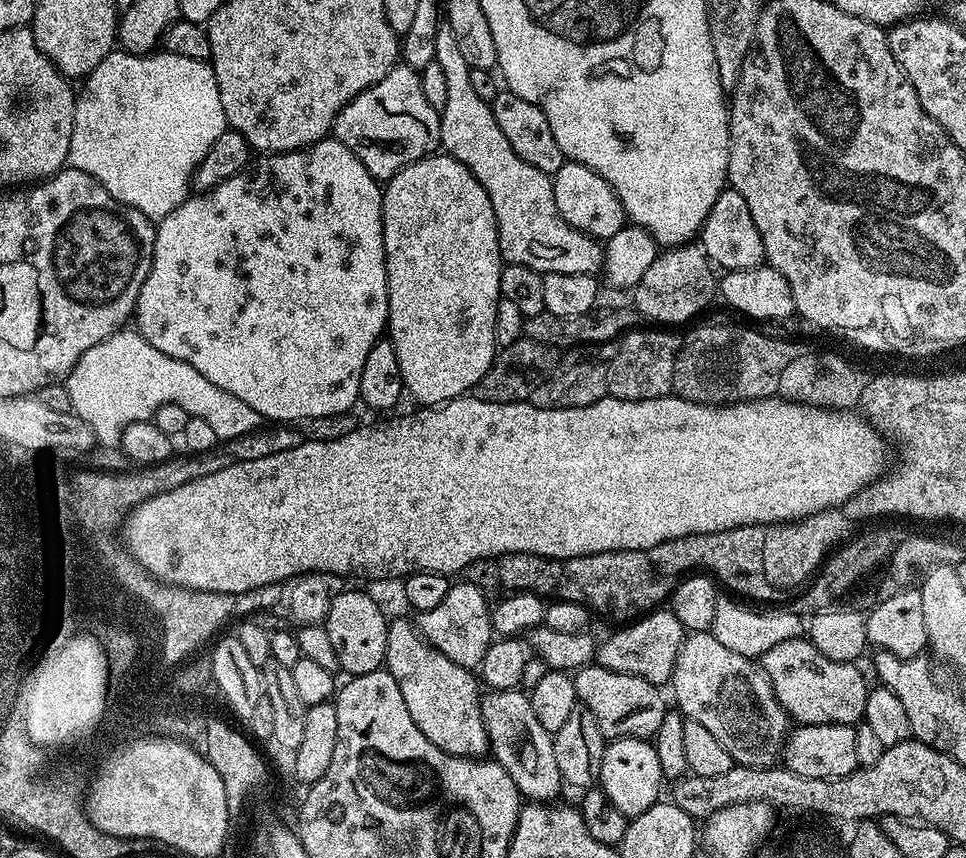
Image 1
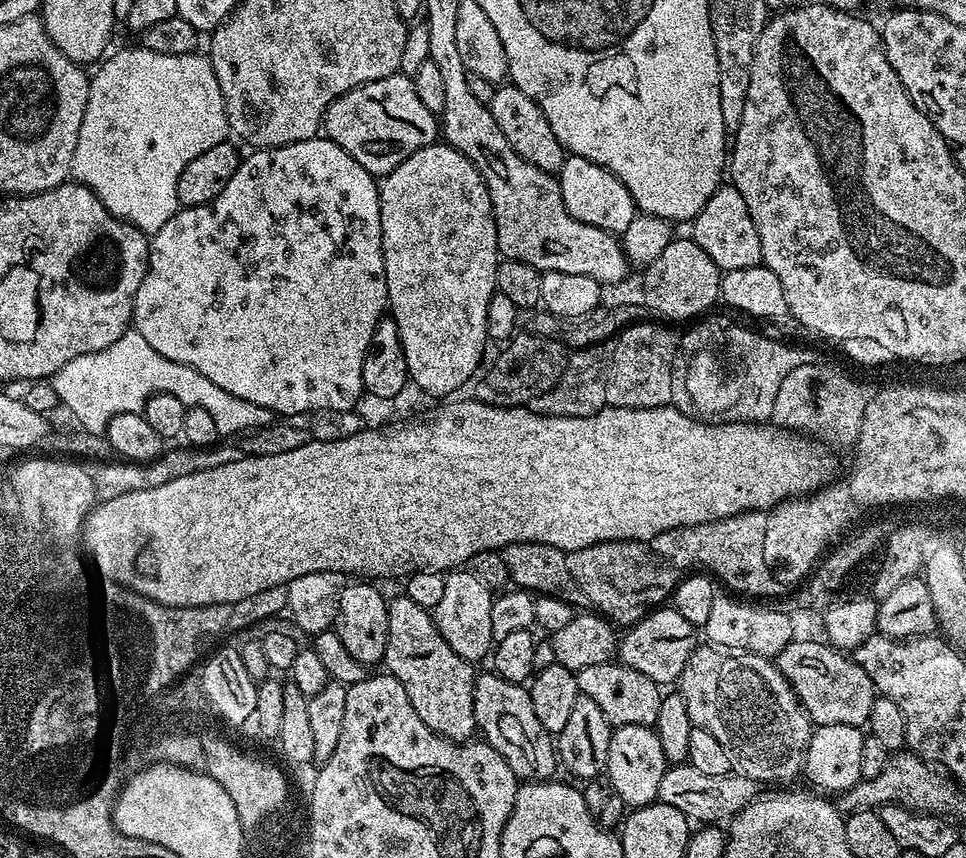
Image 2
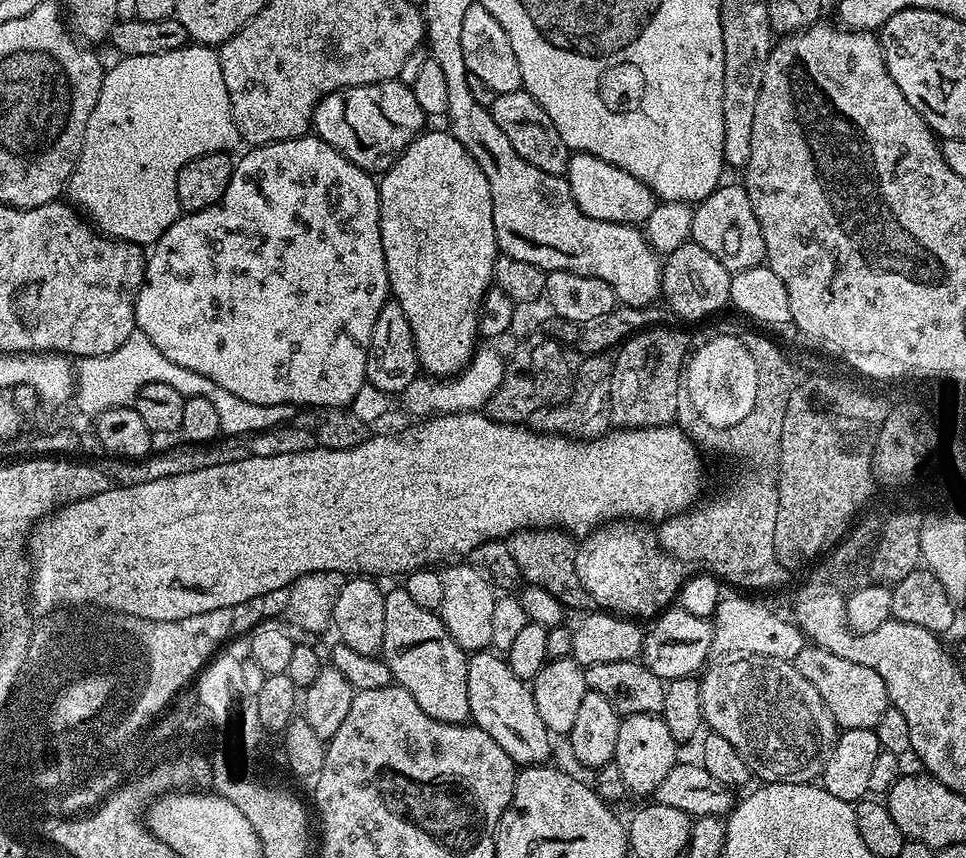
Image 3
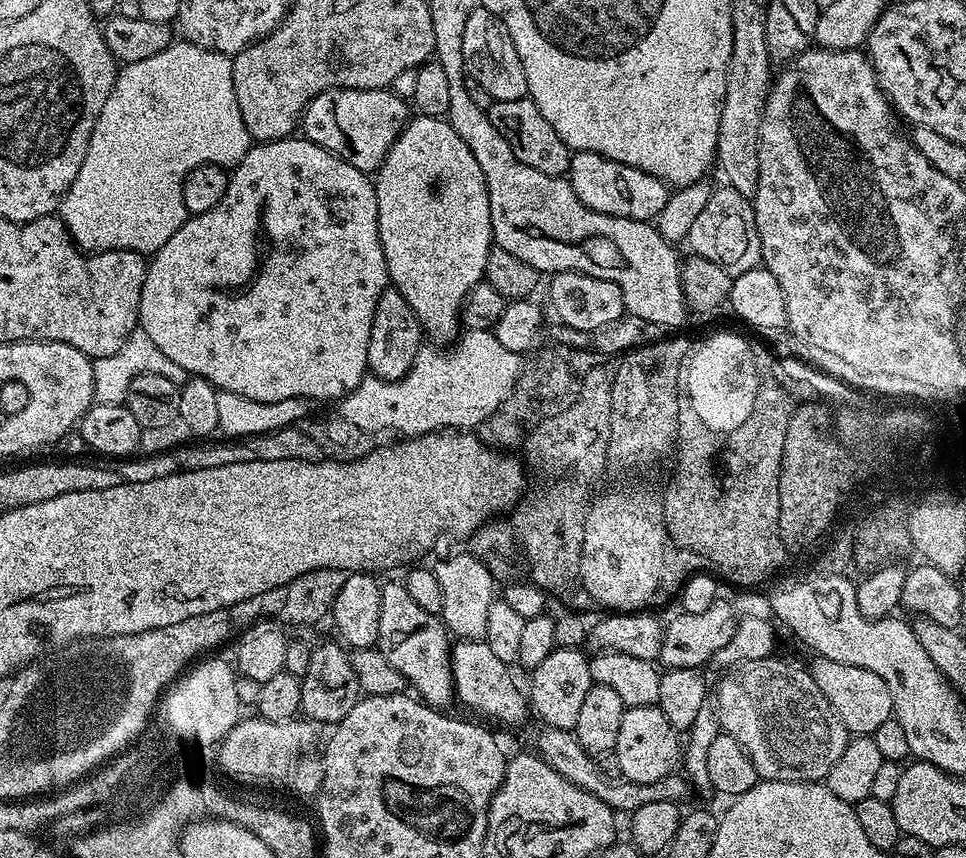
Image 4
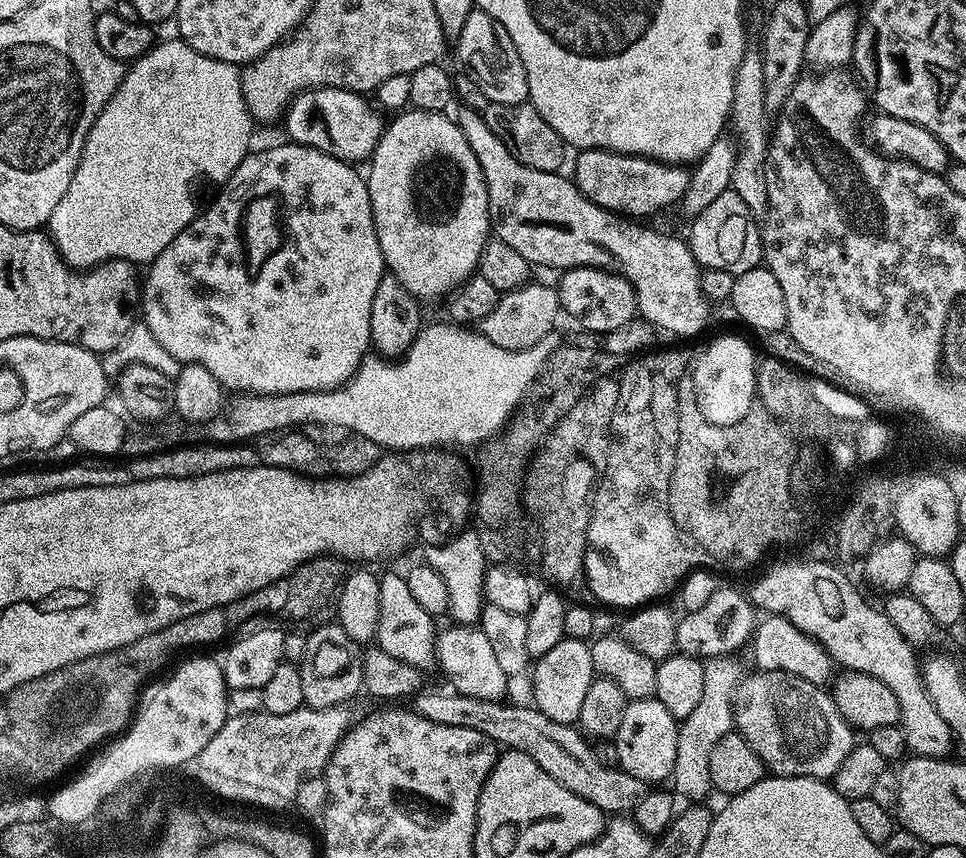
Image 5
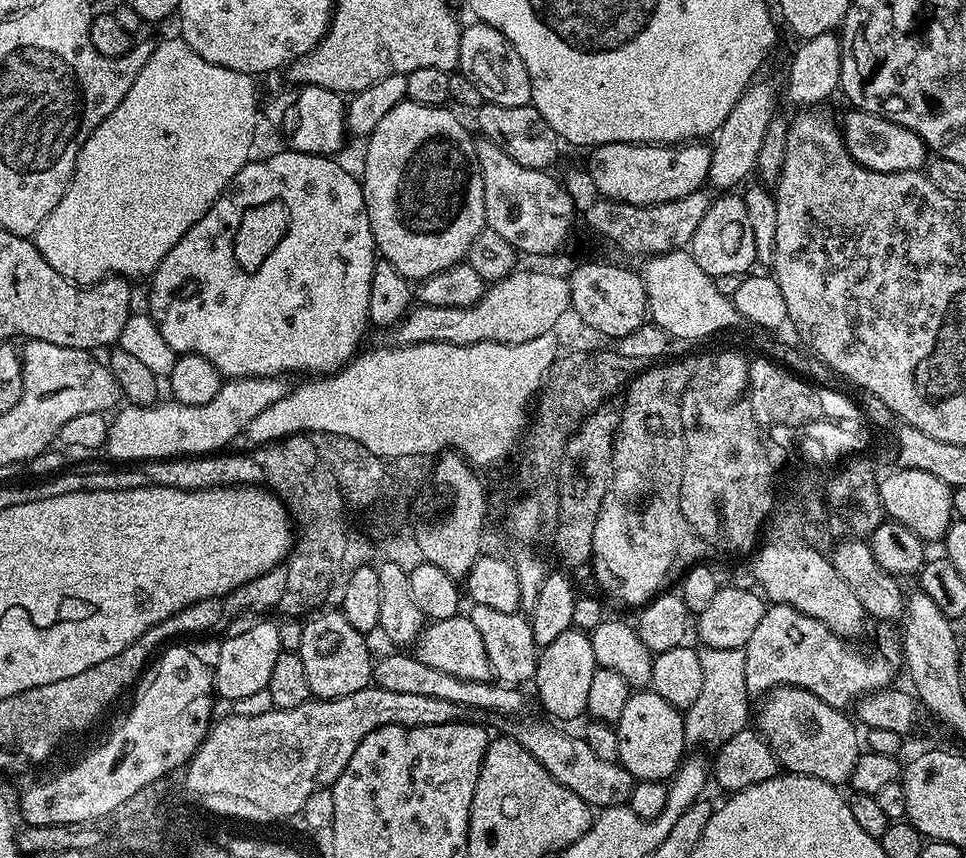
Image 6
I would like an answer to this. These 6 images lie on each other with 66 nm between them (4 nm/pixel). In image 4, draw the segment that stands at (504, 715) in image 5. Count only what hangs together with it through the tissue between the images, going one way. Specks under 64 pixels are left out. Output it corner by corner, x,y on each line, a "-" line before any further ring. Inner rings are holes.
537,727
535,755
545,760
553,770
562,774
574,786
586,790
597,796
606,806
610,806
617,814
631,814
638,810
638,806
646,806
646,802
684,802
690,793
690,783
684,774
673,774
662,778
658,782
634,782
633,780
608,780
600,774
600,765
586,750
582,750
580,743
576,741
575,731
566,728

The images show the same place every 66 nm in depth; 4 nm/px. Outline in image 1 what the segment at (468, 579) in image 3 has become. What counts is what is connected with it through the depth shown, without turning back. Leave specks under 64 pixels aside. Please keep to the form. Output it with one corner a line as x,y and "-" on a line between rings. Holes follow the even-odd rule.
469,582
453,583
448,589
446,598
434,606
434,610
426,610
415,617
416,631
434,646
450,662
458,662
458,666
469,670
479,669
482,658
486,658
486,650
492,645
492,613
490,600
485,591

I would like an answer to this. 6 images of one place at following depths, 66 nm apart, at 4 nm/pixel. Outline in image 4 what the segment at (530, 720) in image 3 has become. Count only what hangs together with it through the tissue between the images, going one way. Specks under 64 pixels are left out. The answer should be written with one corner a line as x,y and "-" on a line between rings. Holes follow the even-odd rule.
460,640
452,644
452,683
455,695
468,708
481,712
484,716
493,716
504,724
520,724
524,715
529,715
523,691
516,689
512,681
509,665
502,662
490,650
483,640

